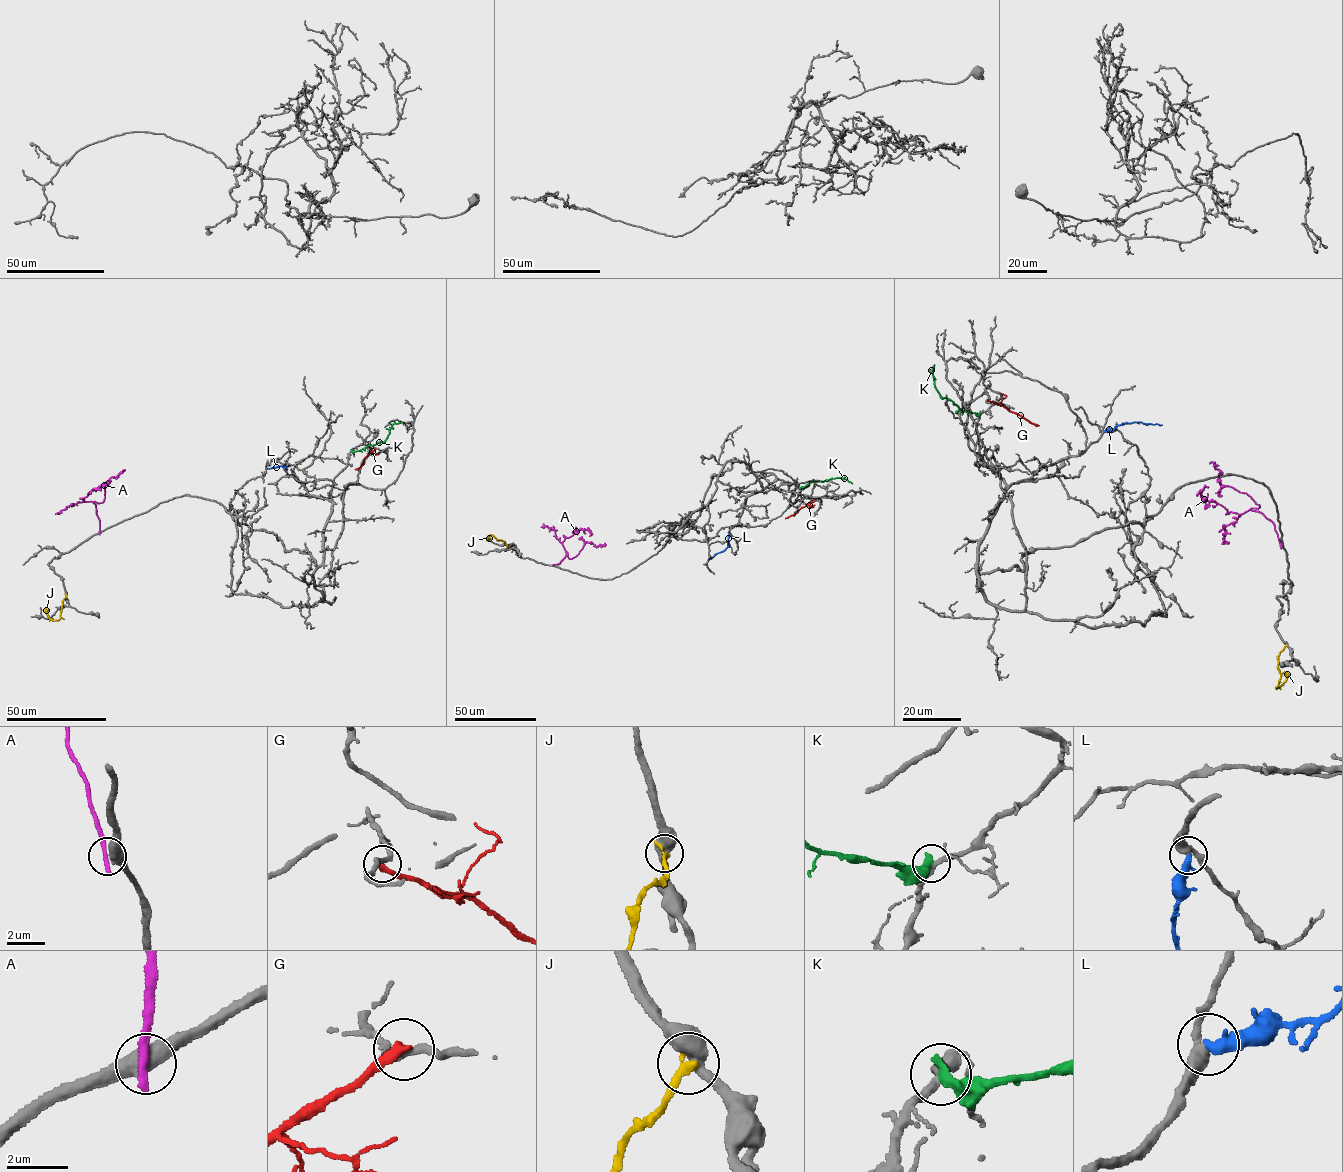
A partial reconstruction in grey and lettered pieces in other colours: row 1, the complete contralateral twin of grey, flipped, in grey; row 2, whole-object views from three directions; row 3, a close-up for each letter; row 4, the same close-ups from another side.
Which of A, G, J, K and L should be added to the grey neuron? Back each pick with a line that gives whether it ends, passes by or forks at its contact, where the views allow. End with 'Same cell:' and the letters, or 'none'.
L: it ends
Same cell: L

